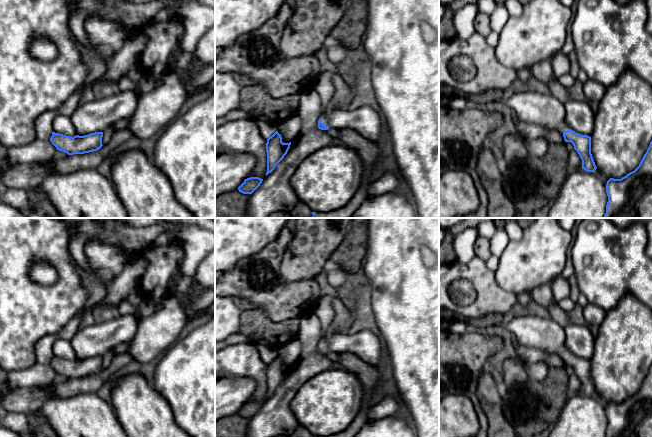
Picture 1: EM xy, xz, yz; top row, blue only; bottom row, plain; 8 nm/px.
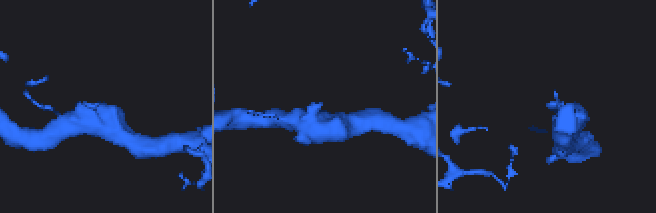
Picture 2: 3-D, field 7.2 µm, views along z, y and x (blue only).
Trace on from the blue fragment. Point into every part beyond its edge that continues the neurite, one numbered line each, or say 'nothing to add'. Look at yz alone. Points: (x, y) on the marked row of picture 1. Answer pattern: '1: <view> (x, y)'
1: yz (534, 106)

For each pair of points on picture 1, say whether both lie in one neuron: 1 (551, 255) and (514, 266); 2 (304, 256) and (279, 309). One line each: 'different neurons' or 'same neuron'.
1: same neuron
2: different neurons

